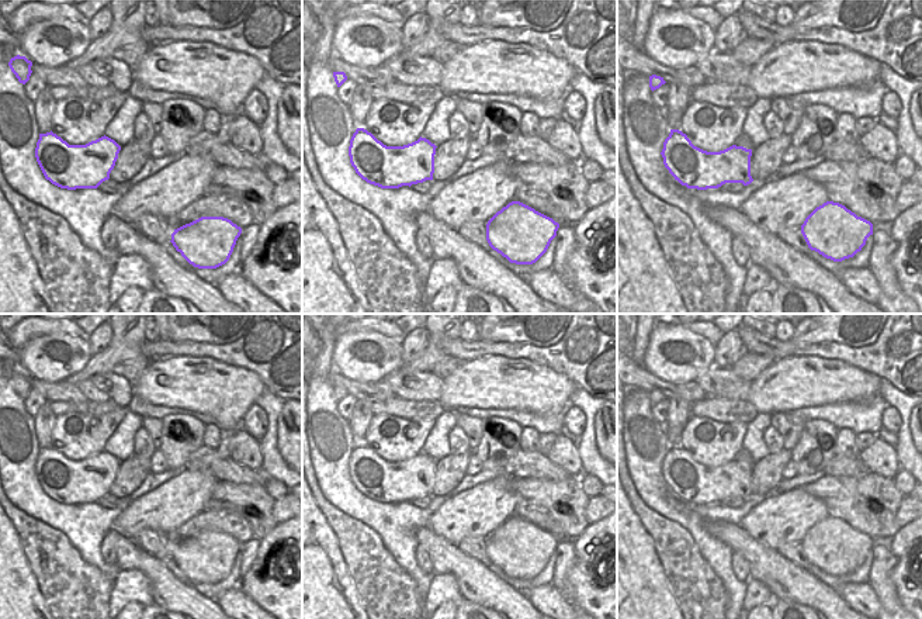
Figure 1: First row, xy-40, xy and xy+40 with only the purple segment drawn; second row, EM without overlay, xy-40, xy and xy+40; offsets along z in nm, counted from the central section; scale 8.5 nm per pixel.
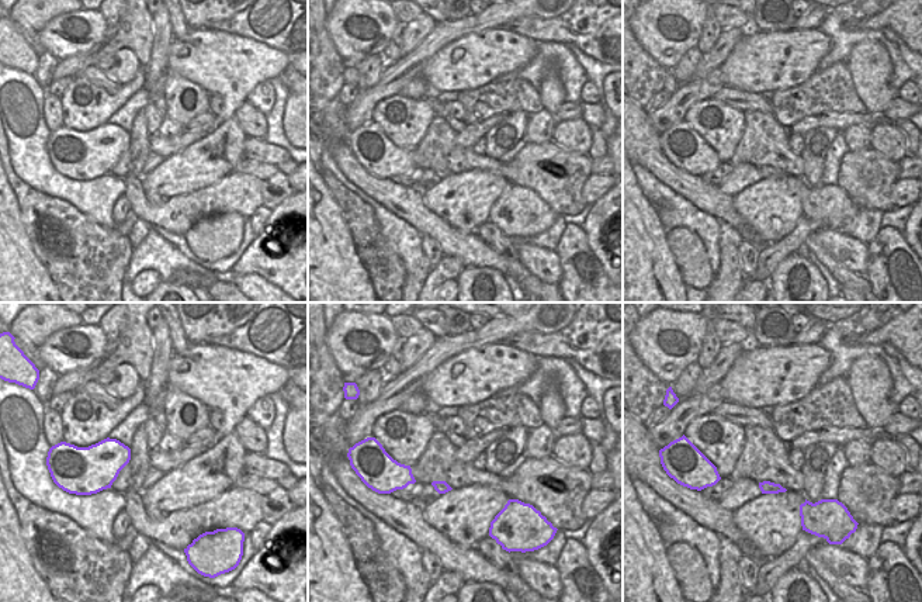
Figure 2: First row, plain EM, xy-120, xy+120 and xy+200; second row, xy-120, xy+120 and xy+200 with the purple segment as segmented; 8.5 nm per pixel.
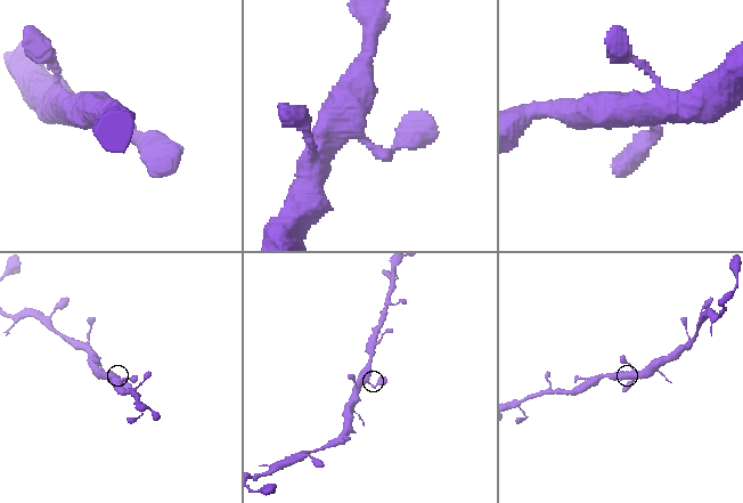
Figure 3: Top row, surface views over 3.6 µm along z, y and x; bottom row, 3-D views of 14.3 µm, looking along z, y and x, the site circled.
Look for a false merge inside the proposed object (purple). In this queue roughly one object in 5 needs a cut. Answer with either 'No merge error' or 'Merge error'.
No merge error.

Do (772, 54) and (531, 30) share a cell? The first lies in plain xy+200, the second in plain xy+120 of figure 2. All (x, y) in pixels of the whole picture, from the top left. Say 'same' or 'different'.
different

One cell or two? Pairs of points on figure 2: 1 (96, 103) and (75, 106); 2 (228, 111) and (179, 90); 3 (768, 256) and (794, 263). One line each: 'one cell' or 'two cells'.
1: one cell
2: two cells
3: two cells

